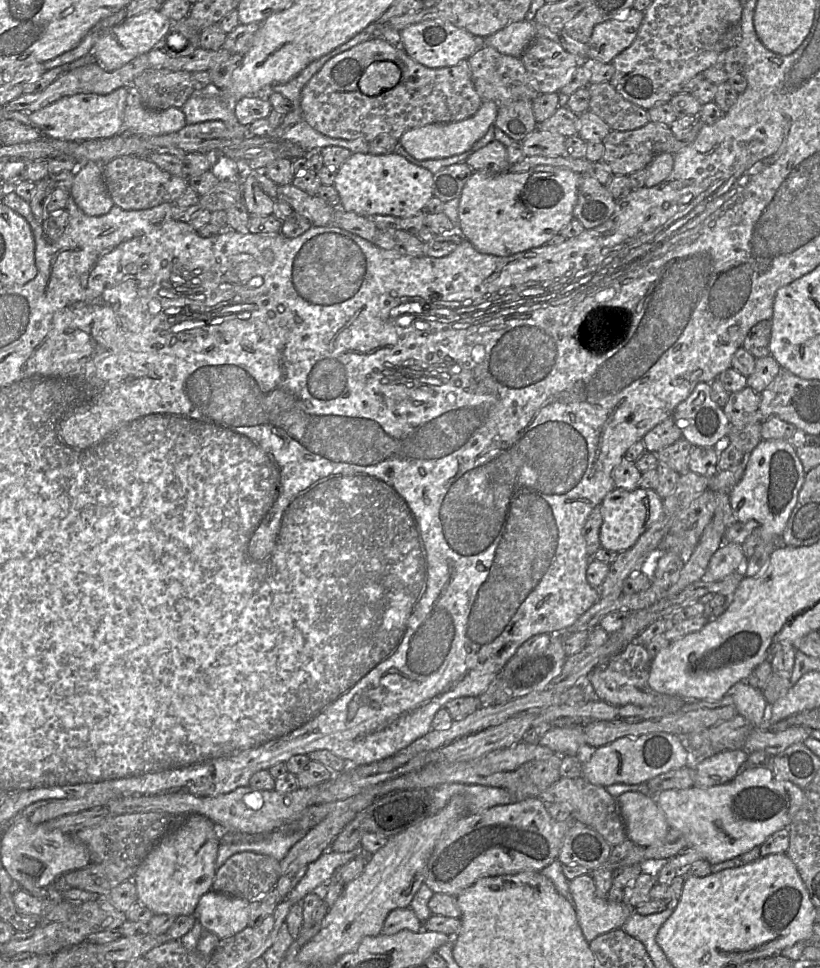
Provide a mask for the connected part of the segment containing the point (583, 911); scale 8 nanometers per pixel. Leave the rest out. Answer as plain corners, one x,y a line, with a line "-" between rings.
590,873
569,881
569,892
585,940
620,929
633,911
624,903
613,903
596,896

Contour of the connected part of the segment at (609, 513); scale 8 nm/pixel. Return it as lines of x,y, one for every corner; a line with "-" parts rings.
615,487
600,503
603,522
599,538
601,546
622,552
631,548
639,537
649,529
661,516
663,499
653,489
638,487
626,490

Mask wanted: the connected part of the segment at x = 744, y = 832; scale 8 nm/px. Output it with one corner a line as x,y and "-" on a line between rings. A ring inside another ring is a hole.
767,767
742,768
729,782
700,788
671,789
653,794
654,800
666,817
669,828
682,832
687,847
697,850
711,865
742,855
760,846
770,835
788,827
804,801
804,789
790,781
779,780

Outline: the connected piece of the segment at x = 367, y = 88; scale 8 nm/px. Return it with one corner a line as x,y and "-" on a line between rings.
392,61
371,63
362,73
359,89
368,96
376,96
395,87
401,79
400,68

